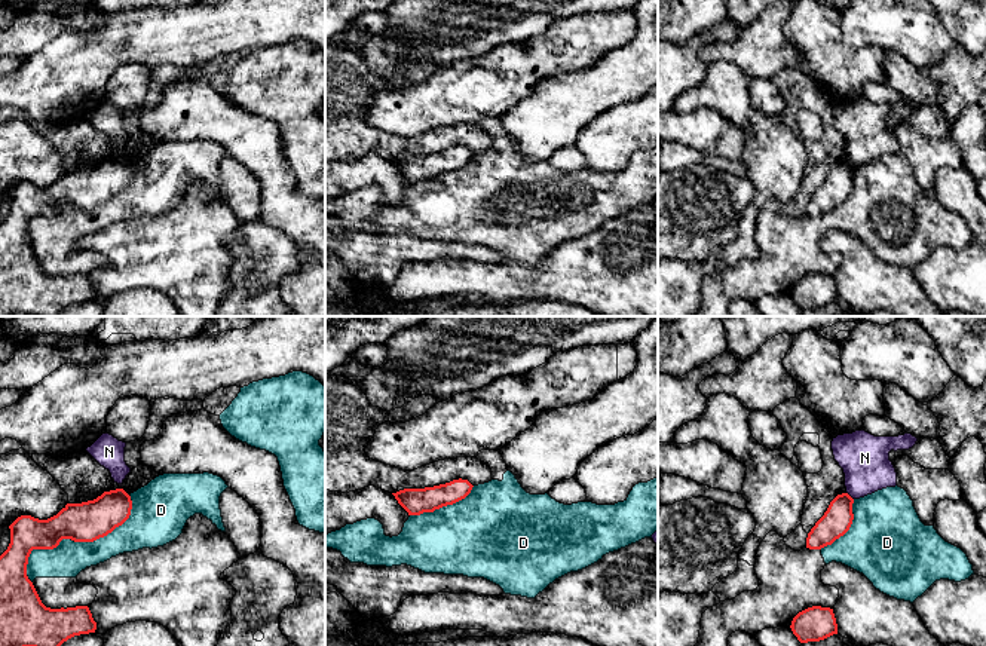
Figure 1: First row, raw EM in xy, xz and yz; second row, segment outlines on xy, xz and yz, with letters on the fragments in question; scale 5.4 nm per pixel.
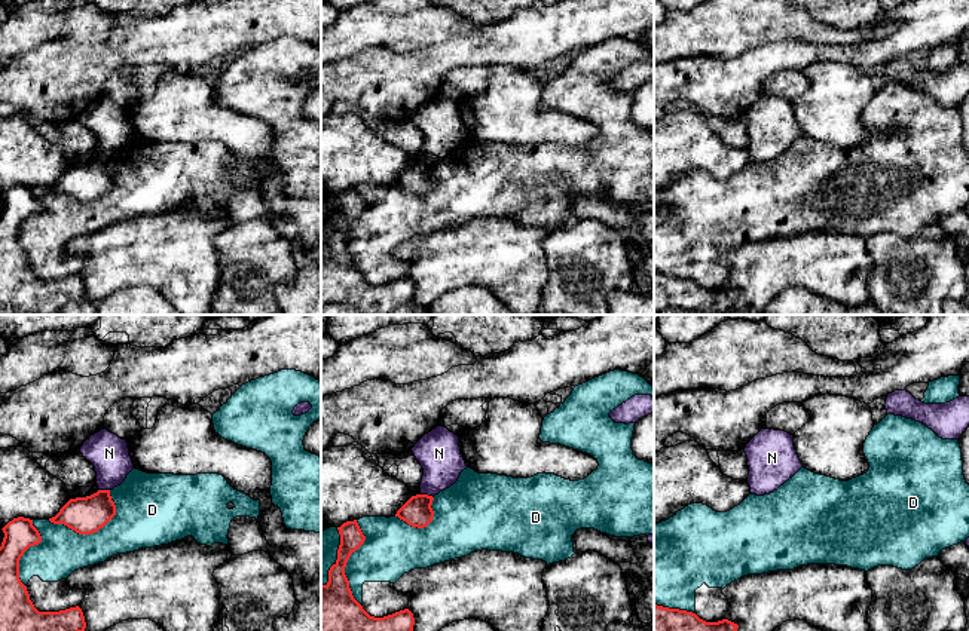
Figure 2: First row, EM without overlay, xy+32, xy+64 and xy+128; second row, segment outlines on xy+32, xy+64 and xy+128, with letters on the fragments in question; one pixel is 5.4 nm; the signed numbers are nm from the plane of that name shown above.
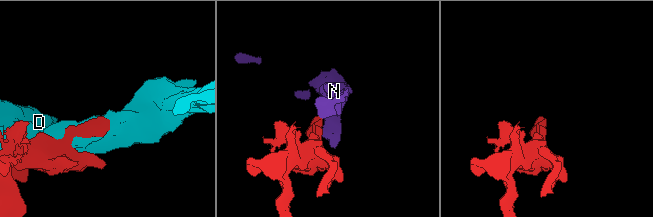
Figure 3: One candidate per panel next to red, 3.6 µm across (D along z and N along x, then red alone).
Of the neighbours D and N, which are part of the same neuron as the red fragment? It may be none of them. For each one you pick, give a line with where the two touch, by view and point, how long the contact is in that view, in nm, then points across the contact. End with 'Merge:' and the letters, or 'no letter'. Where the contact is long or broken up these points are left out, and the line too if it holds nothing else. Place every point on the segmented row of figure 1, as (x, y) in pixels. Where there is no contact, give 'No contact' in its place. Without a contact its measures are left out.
Merge: no letter

